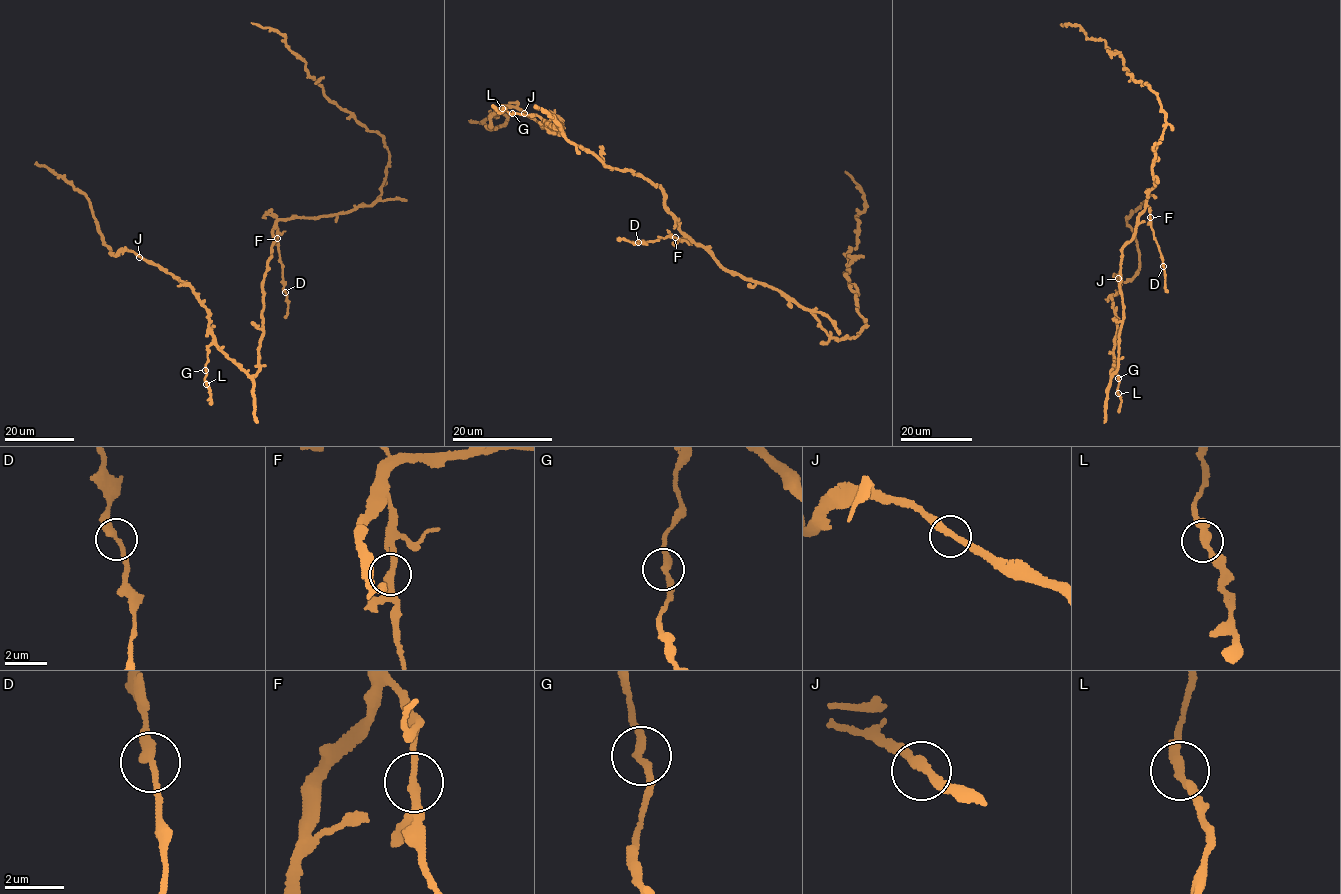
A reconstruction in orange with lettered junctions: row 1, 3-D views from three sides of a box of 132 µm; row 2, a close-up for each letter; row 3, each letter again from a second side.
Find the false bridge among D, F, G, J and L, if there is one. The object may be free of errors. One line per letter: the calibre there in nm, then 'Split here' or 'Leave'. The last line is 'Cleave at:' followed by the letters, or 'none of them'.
D: Thickness 280 nm. Leave
F: Thickness 280 nm. Leave
G: Thickness 240 nm. Leave
J: Thickness 300 nm. Leave
L: Thickness 280 nm. Leave
Cleave at: none of them

